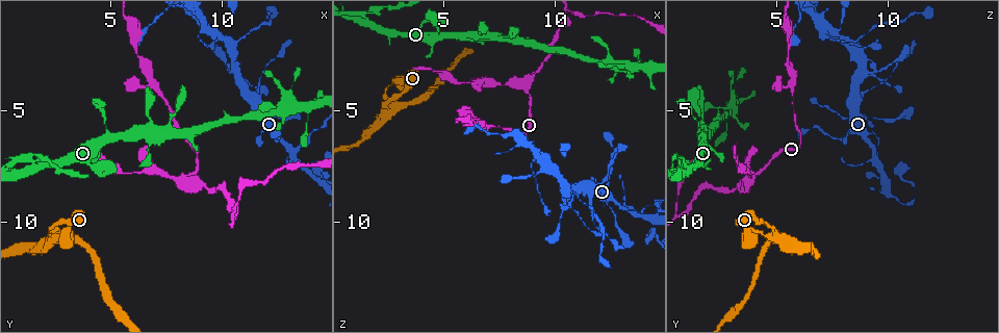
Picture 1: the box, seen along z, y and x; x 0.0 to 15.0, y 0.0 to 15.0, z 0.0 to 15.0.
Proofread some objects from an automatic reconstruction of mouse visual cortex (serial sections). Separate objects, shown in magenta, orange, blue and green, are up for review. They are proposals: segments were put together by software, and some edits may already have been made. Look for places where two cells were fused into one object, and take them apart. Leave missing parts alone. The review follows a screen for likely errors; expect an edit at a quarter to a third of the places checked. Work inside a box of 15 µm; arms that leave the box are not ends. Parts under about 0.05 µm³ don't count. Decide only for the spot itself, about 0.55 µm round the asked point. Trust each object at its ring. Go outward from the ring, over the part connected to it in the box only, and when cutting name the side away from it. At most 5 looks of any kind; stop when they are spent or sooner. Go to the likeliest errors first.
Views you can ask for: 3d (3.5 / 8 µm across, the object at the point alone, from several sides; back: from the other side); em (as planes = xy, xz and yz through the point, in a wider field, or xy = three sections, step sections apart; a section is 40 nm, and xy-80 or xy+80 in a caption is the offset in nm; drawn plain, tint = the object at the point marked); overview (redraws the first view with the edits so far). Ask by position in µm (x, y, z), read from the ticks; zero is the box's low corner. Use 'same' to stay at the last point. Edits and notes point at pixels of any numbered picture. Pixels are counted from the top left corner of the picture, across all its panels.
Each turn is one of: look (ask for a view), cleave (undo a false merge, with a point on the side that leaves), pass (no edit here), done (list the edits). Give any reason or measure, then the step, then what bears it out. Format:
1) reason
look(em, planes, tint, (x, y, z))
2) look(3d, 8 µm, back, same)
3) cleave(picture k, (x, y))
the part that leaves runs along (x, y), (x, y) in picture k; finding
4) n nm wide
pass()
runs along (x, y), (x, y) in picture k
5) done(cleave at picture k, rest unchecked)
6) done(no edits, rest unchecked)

branch point
look(3d, 3.5 µm, (13.2, 6.8, 9.4))

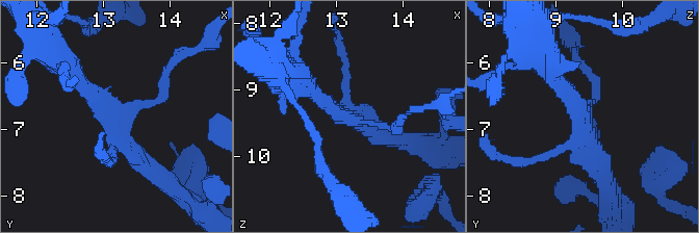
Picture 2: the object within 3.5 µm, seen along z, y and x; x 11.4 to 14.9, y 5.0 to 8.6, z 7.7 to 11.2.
shape alone is not enough
look(em, xy, step 1, tint, (13.10, 6.80, 9.40))

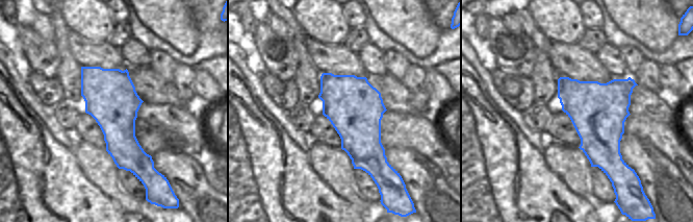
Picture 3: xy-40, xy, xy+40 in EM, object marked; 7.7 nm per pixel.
pass()
runs along (70, 68), (153, 170) in picture 2; one cell here

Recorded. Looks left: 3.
a fork
look(em, xy, step 1, tint, (11.3, 4.4, 8.5))

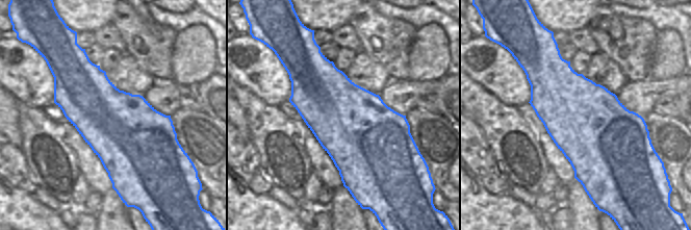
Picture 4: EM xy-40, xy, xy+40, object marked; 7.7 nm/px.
see where the arms go
look(3d, 3.5 µm, same)

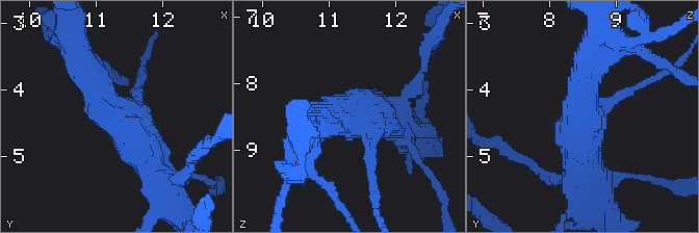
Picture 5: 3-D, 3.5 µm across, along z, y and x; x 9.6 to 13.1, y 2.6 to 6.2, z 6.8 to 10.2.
3 arms; arms of 150, 300, 450 nm
pass()
runs along (167, 189), (94, 74) in picture 5; all the same cell

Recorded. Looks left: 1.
done(no edits, rest unchecked)

